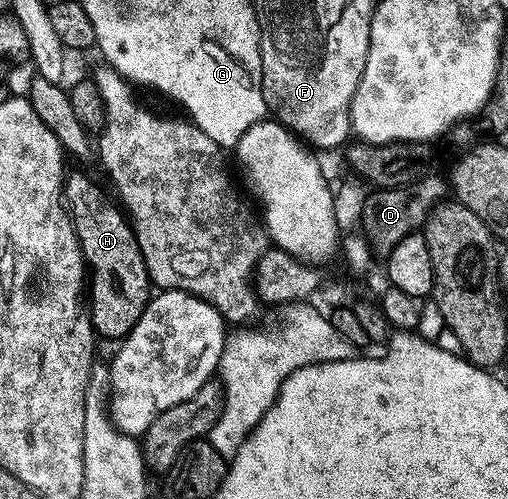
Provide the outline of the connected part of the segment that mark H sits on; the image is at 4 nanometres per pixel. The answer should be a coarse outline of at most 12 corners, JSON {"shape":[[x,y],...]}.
{"shape":[[70,170],[63,202],[87,264],[87,310],[120,341],[151,298],[126,212]]}

